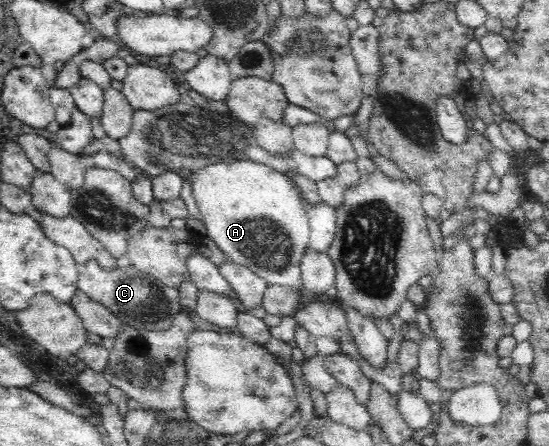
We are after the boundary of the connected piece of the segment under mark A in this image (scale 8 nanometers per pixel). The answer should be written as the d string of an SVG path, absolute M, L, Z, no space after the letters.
M242 160L242 161L232 161L229 162L217 162L215 164L209 164L204 166L202 169L199 169L195 178L191 181L192 183L192 194L194 196L195 202L200 210L202 221L207 227L206 236L213 240L215 244L223 251L227 256L228 260L239 264L241 266L246 266L250 268L257 277L260 277L267 283L267 285L279 285L279 286L289 286L299 289L301 293L307 294L302 284L301 269L299 264L303 255L309 251L309 240L310 240L310 224L308 223L308 216L306 206L307 203L302 196L300 188L293 182L292 178L288 177L285 174L281 174L276 170L273 170L270 166L265 164L259 164L259 162L251 160Z

